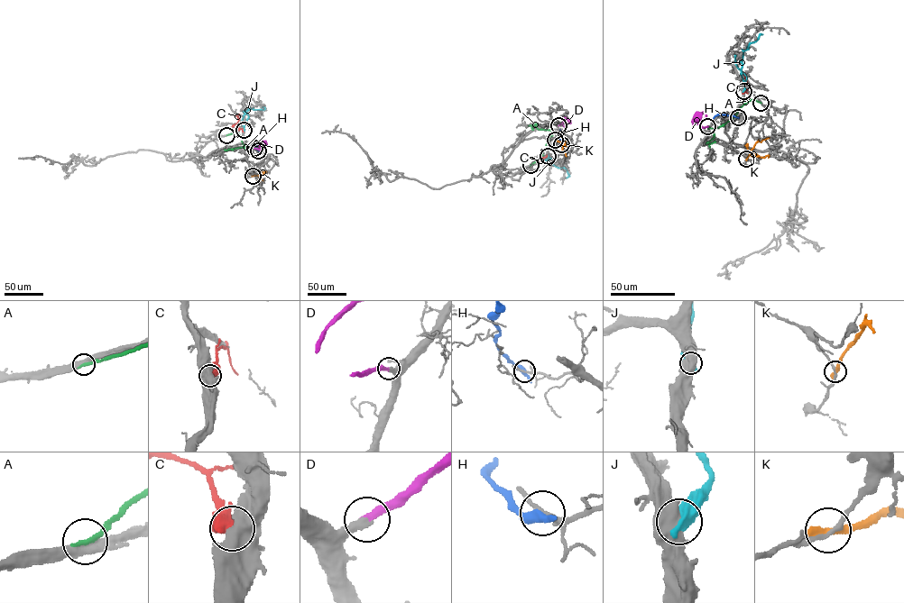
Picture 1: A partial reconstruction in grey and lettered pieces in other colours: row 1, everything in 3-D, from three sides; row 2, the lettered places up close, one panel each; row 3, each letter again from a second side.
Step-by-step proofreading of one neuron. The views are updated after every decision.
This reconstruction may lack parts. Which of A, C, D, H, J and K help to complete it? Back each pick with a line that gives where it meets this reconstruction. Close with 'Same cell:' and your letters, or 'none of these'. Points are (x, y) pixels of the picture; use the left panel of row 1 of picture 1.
D: (254, 148)
Same cell: D

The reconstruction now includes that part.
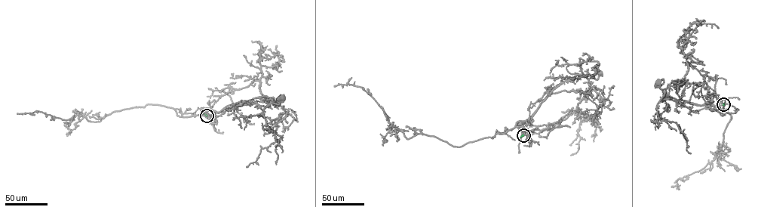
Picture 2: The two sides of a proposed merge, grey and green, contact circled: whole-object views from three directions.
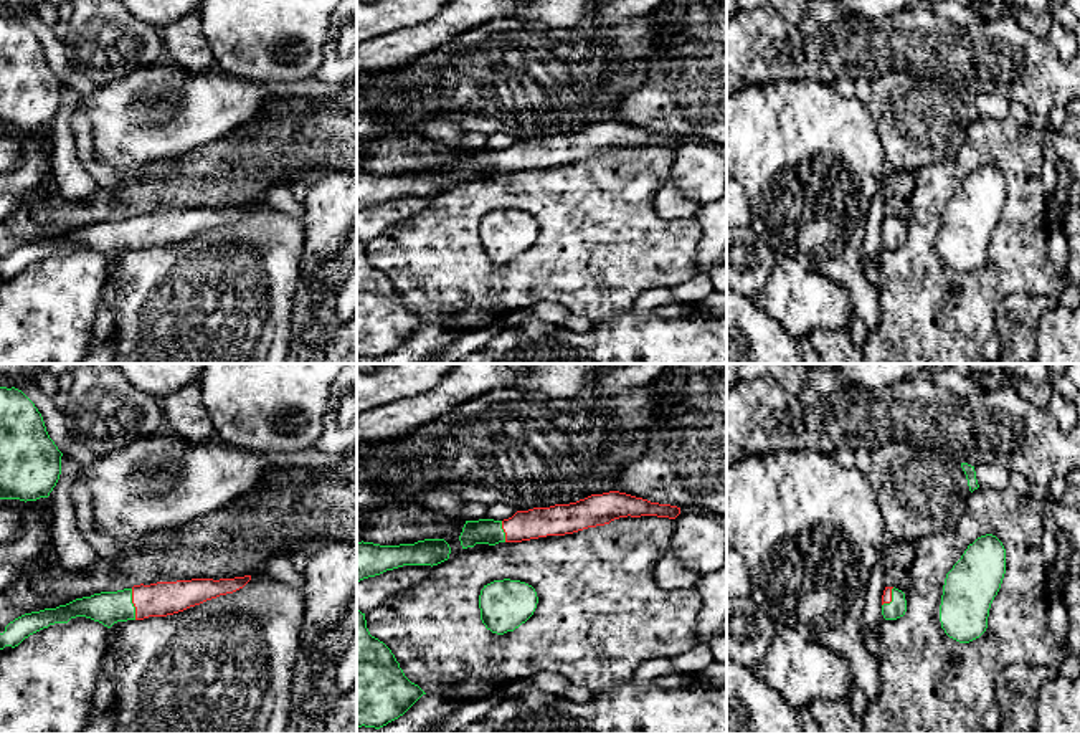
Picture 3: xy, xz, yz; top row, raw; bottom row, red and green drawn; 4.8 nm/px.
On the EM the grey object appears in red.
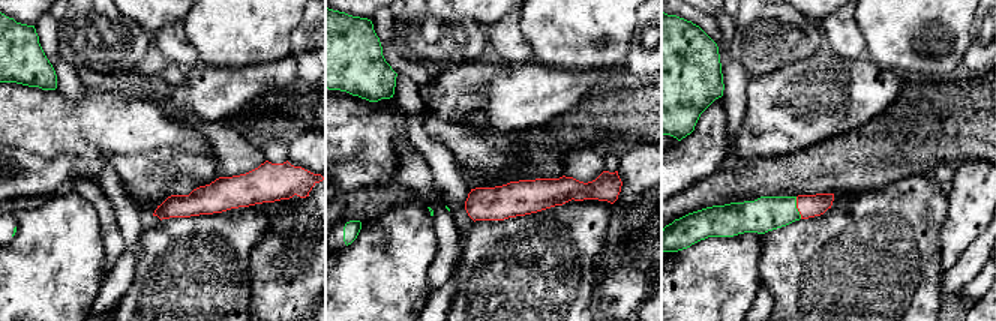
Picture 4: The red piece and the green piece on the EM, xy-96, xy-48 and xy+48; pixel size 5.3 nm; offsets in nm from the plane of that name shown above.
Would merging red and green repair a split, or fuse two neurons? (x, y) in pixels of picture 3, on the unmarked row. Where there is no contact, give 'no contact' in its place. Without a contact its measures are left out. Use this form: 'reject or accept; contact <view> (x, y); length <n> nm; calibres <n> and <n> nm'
accept; contact xy (132, 232); length 150 nm; calibres 170 and 160 nm

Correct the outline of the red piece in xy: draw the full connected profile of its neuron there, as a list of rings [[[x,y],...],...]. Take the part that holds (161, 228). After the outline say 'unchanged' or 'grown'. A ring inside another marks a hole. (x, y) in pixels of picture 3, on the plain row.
[[[251,205],[140,213],[132,218],[76,228],[66,235],[25,243],[10,251],[0,263],[0,279],[15,278],[30,265],[54,253],[68,253],[76,246],[86,246],[111,258],[117,251],[173,245],[220,225],[233,223],[249,210]]] | grown

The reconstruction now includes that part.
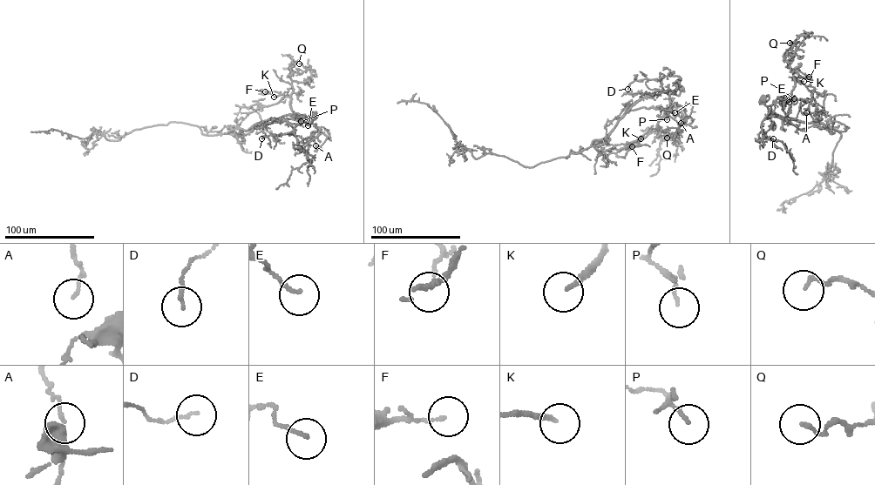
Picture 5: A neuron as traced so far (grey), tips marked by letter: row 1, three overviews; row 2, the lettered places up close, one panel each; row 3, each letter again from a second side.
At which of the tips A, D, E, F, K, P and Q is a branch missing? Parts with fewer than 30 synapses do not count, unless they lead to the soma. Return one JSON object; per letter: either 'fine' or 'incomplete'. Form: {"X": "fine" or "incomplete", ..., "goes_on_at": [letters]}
{"A": "fine", "D": "fine", "E": "fine", "F": "fine", "K": "incomplete", "P": "fine", "Q": "fine", "goes_on_at": ["K"]}

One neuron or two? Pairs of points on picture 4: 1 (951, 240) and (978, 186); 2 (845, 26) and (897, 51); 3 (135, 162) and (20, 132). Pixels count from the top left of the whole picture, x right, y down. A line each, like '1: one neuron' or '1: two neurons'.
1: one neuron
2: two neurons
3: one neuron

